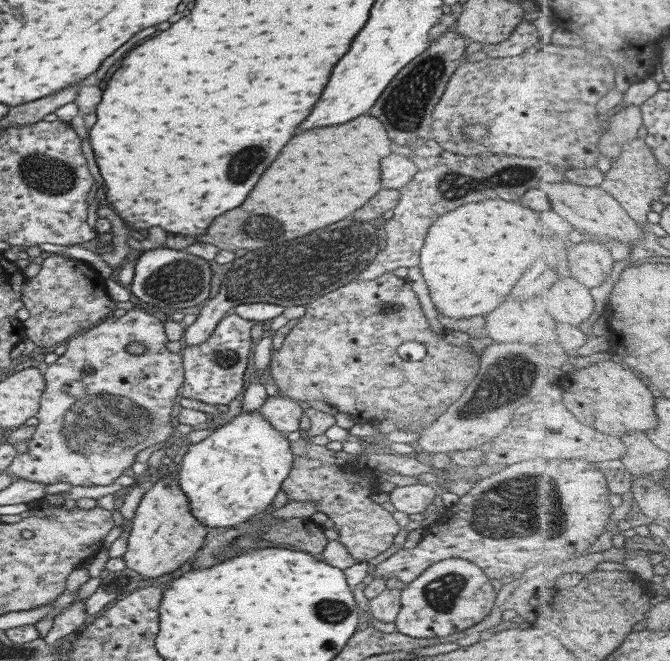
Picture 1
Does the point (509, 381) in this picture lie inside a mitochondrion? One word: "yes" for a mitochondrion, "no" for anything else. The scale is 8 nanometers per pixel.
yes

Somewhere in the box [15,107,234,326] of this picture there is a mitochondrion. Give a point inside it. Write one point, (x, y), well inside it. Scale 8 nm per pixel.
(180, 280)

